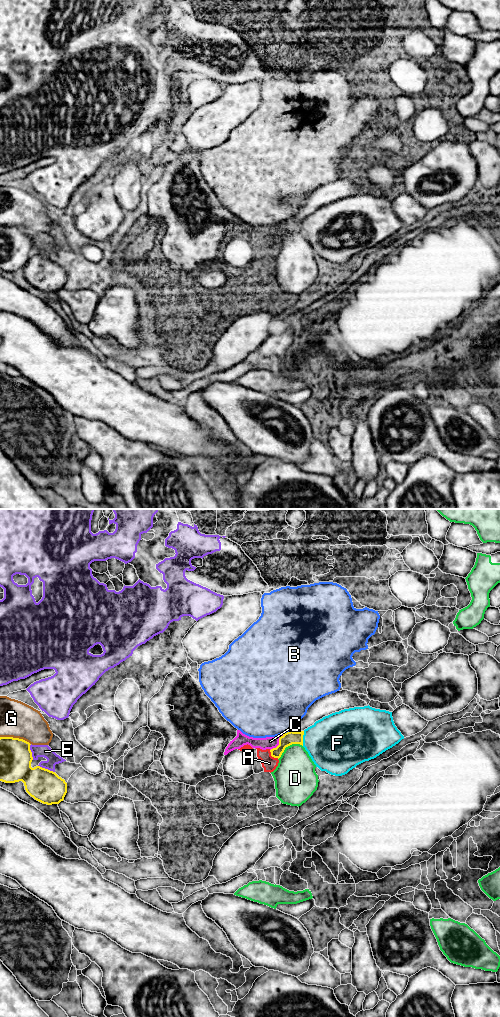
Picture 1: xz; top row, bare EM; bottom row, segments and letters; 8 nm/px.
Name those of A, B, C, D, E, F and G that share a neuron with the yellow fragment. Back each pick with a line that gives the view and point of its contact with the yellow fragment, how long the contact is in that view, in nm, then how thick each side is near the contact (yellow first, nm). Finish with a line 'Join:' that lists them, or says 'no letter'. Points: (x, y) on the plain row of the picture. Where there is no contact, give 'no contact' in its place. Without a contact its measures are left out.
Join: no letter

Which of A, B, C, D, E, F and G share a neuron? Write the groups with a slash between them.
A C / B / D / E / F / G

